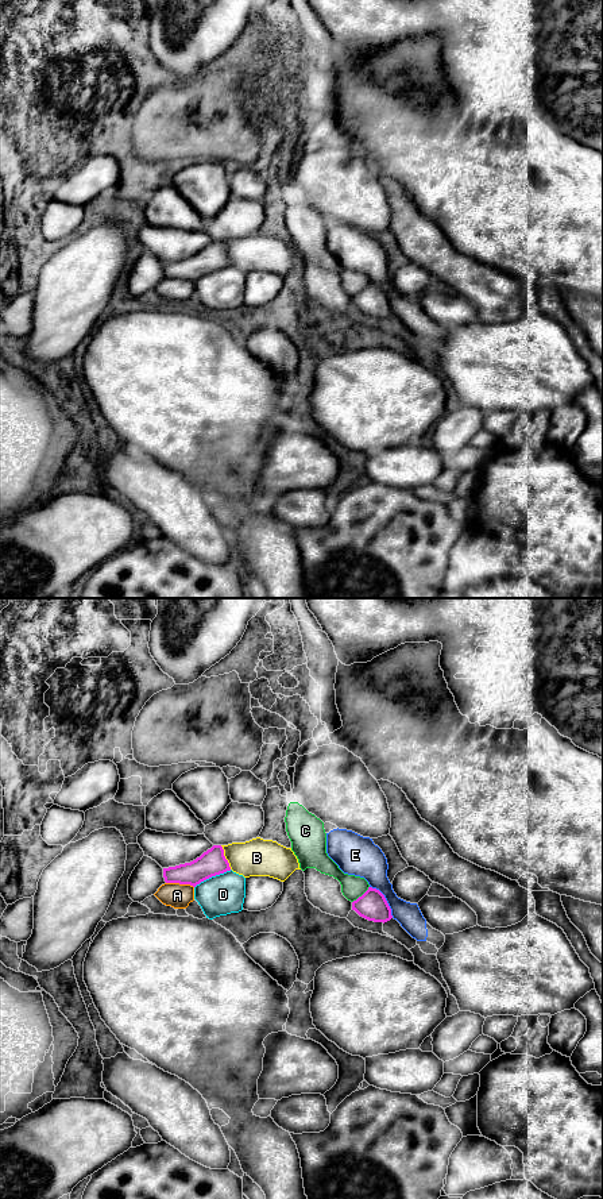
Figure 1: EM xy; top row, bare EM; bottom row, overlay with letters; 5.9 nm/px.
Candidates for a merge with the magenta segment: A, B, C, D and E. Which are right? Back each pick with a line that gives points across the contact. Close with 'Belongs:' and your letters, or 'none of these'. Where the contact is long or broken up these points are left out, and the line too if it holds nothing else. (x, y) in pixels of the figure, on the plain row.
C: Path across: xy (372, 300), (362, 290), (352, 282)
Belongs: C

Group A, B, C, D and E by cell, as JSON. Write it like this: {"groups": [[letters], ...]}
{"groups": [["A"], ["B"], ["C"], ["D"], ["E"]]}

